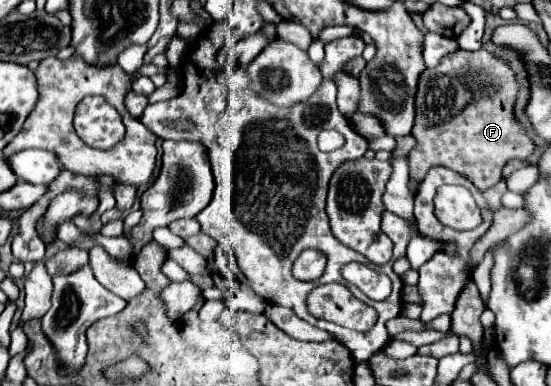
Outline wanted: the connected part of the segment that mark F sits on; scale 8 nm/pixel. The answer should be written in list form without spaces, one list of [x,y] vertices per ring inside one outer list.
[[[485,48],[477,50],[477,52],[465,52],[465,50],[457,50],[449,56],[443,58],[443,62],[433,68],[433,70],[425,70],[419,78],[419,90],[417,90],[417,98],[415,98],[415,108],[417,108],[417,118],[415,118],[415,126],[413,126],[413,136],[417,138],[417,146],[409,152],[409,168],[411,168],[411,178],[415,180],[423,180],[427,170],[433,168],[433,166],[451,166],[451,170],[457,170],[459,174],[467,176],[479,190],[487,190],[491,186],[495,186],[499,180],[501,180],[501,170],[503,166],[513,160],[513,158],[529,158],[535,150],[535,142],[527,136],[525,128],[515,120],[515,100],[517,100],[517,94],[519,94],[519,82],[515,78],[515,72],[509,68],[509,64],[501,58],[497,58],[495,54],[487,52]]]

